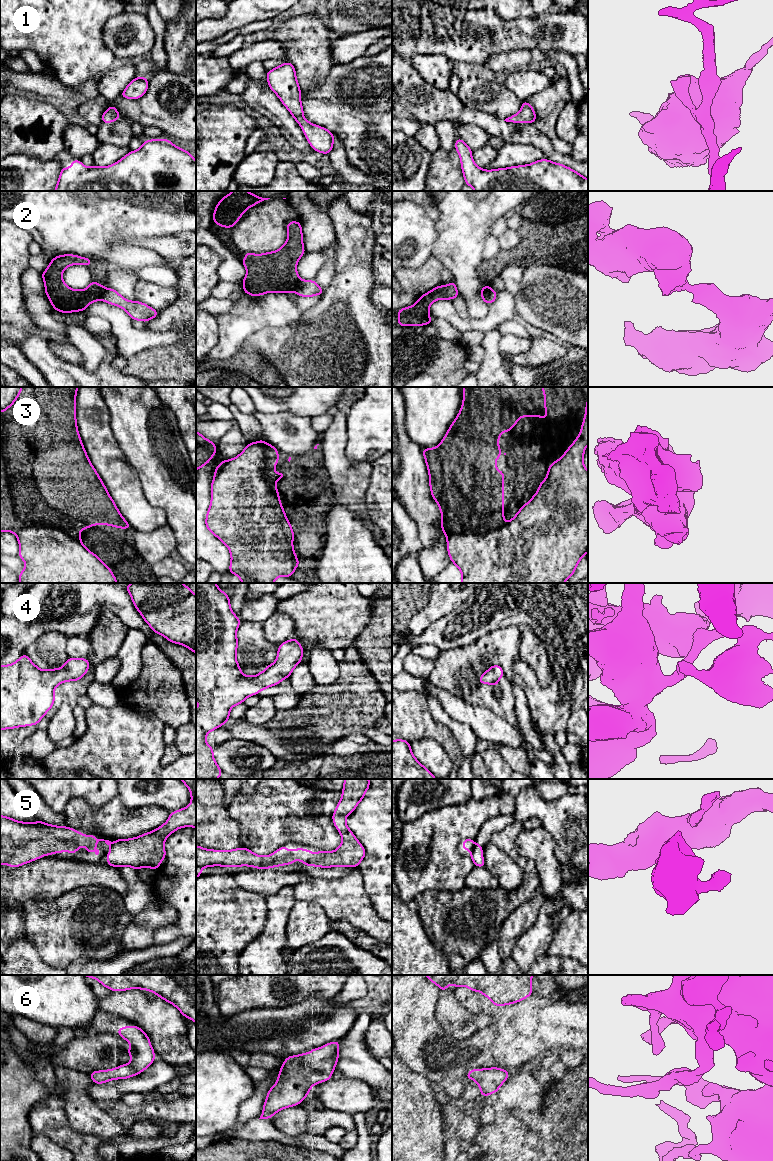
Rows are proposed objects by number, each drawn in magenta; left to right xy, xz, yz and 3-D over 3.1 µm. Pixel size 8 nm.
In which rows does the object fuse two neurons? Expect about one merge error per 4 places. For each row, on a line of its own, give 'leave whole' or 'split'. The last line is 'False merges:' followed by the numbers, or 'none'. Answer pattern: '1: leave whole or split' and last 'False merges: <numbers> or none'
1: leave whole
2: split
3: split
4: leave whole
5: leave whole
6: leave whole
False merges: 2, 3

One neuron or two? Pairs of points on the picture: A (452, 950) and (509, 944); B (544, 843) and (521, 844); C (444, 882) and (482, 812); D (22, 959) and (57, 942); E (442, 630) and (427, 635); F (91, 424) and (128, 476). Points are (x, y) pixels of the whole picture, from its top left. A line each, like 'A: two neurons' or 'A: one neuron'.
A: two neurons
B: one neuron
C: one neuron
D: two neurons
E: one neuron
F: one neuron

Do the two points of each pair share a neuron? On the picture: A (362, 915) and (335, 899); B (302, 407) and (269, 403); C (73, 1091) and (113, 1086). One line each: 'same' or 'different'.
A: same
B: same
C: different

